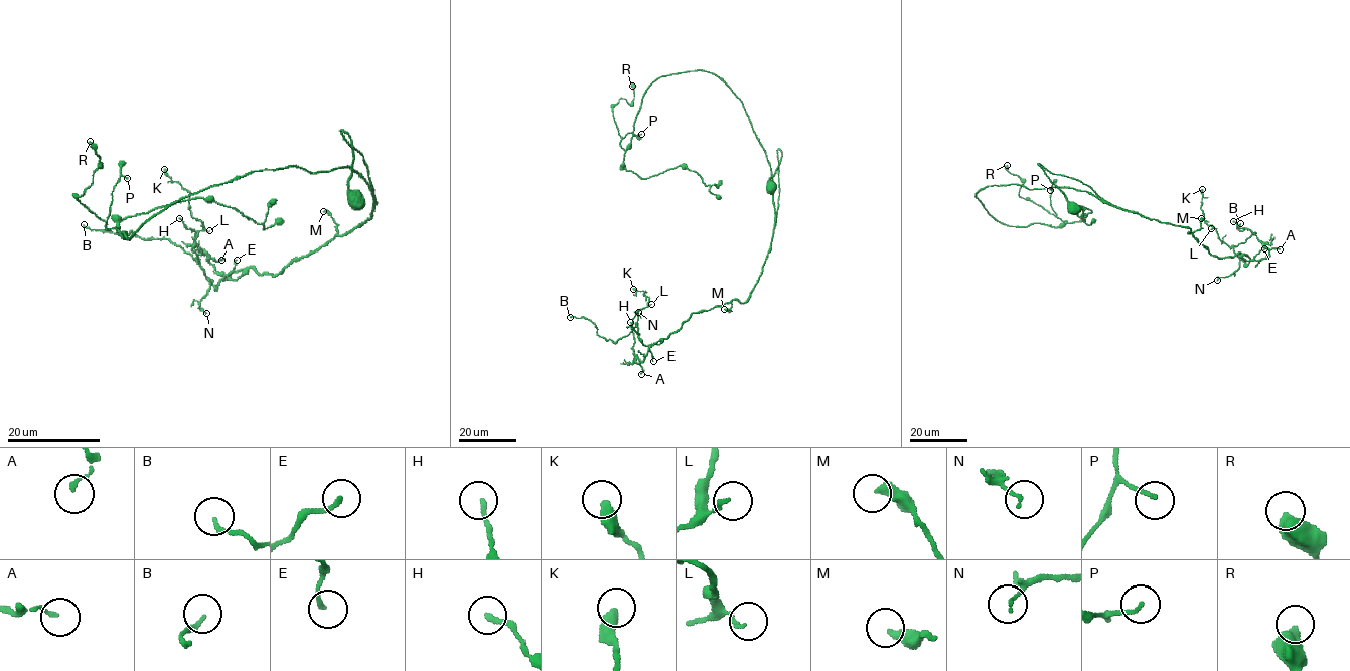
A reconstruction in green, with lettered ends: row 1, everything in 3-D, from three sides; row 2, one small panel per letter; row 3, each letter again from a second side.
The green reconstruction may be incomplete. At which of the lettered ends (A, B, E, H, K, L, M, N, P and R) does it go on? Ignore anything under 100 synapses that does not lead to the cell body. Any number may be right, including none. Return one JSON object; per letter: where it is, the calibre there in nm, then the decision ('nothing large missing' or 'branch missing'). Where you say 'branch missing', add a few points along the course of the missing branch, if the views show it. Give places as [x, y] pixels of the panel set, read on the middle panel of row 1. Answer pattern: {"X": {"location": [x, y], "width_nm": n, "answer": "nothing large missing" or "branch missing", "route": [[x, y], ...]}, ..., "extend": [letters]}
{"A": {"location": [641, 374], "width_nm": 130, "answer": "nothing large missing"}, "B": {"location": [570, 317], "width_nm": 180, "answer": "nothing large missing"}, "E": {"location": [653, 361], "width_nm": 170, "answer": "nothing large missing"}, "H": {"location": [630, 322], "width_nm": 180, "answer": "nothing large missing"}, "K": {"location": [633, 289], "width_nm": 440, "answer": "nothing large missing"}, "L": {"location": [651, 304], "width_nm": 120, "answer": "nothing large missing"}, "M": {"location": [724, 309], "width_nm": 360, "answer": "nothing large missing"}, "N": {"location": [638, 312], "width_nm": 120, "answer": "nothing large missing"}, "P": {"location": [641, 134], "width_nm": 160, "answer": "nothing large missing"}, "R": {"location": [632, 86], "width_nm": 550, "answer": "nothing large missing"}, "extend": []}

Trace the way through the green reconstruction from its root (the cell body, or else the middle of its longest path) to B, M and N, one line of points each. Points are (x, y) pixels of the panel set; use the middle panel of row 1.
B: (772, 185), (779, 149), (770, 248), (745, 302), (694, 312), (647, 345), (637, 326), (613, 342), (570, 317)
M: (772, 185), (779, 149), (779, 194), (769, 253), (750, 297), (743, 303), (733, 300), (731, 311), (724, 309)
N: (772, 185), (779, 149), (776, 225), (748, 300), (694, 312), (659, 344), (647, 345), (632, 326), (638, 312)

